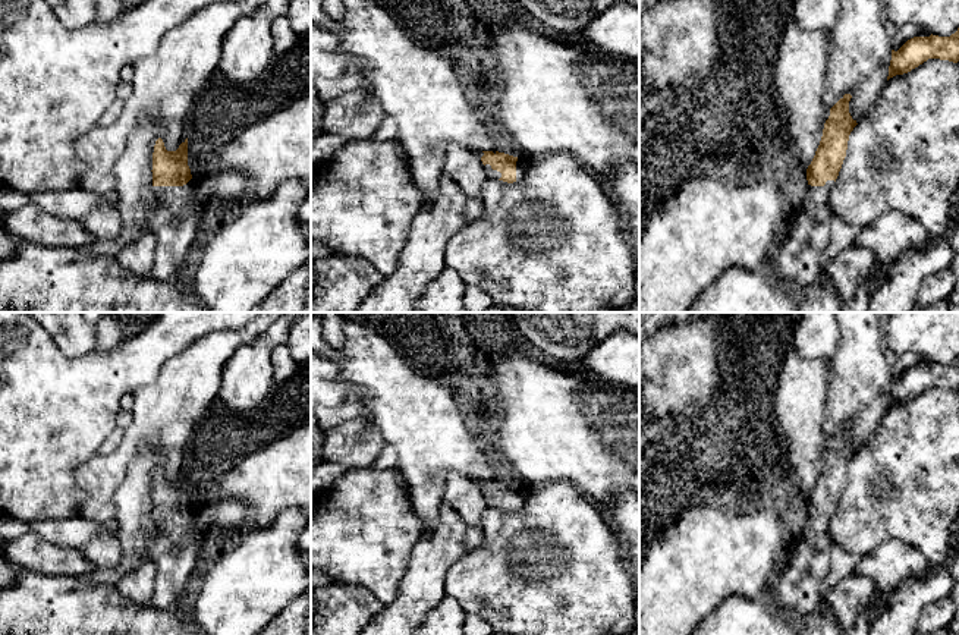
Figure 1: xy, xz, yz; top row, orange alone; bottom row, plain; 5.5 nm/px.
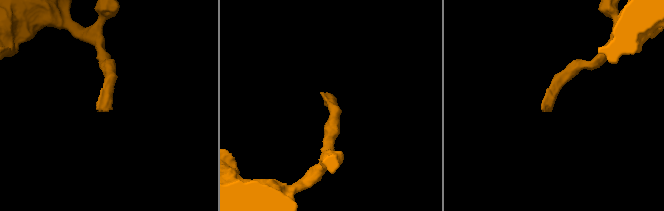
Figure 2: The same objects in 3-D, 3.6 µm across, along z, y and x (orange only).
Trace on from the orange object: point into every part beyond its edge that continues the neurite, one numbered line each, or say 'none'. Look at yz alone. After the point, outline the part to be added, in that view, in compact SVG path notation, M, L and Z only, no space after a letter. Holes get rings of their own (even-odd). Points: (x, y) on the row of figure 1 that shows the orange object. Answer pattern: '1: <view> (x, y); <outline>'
1: yz (796, 261); M834 180L824 186L808 185L799 216L771 255L771 276L799 295L820 282L821 258L830 242L828 195L833 186Z

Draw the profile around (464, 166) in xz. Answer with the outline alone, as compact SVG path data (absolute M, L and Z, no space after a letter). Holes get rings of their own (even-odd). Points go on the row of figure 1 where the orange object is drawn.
M450 144L446 148L443 173L453 179L469 198L481 198L487 175L475 151Z

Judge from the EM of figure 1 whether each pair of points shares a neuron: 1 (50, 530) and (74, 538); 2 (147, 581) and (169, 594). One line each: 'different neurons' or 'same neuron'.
1: same neuron
2: different neurons

